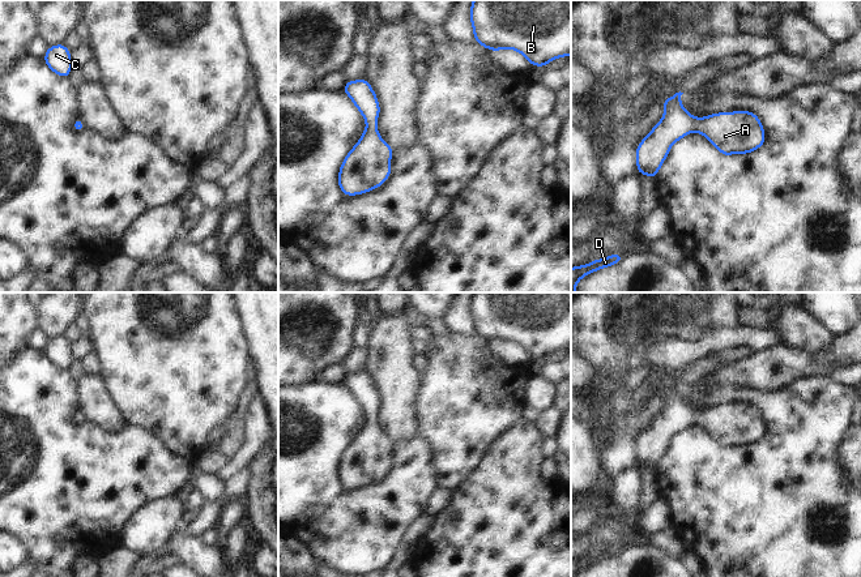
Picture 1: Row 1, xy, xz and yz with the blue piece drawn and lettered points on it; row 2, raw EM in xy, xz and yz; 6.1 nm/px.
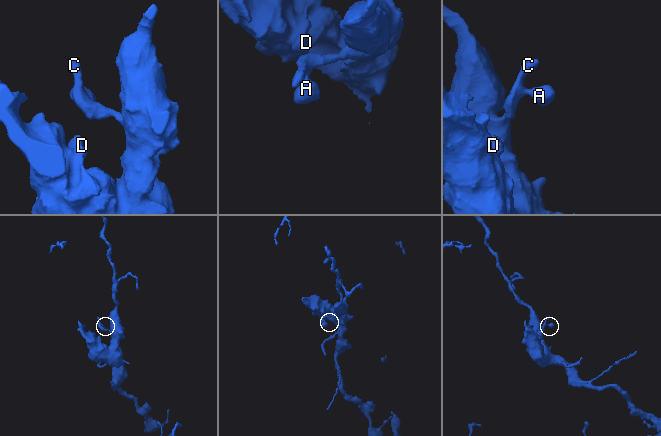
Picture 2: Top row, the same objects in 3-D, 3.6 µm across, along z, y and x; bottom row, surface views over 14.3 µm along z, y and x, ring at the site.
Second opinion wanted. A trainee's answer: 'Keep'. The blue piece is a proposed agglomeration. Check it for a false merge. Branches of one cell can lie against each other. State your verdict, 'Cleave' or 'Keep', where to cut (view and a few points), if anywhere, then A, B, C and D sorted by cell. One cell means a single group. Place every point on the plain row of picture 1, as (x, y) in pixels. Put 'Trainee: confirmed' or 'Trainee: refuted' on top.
Trainee: confirmed
Keep. No split. Groups: A B C D.

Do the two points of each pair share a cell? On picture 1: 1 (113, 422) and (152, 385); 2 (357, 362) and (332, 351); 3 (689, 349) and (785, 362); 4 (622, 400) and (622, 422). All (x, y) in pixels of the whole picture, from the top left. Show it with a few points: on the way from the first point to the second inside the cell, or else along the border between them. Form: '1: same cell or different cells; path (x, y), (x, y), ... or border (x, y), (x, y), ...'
1: different cells; border (106, 387), (110, 398), (126, 423)
2: different cells; border (353, 347), (340, 363)
3: different cells; border (780, 343), (754, 353)
4: different cells; border (631, 401), (627, 405)

